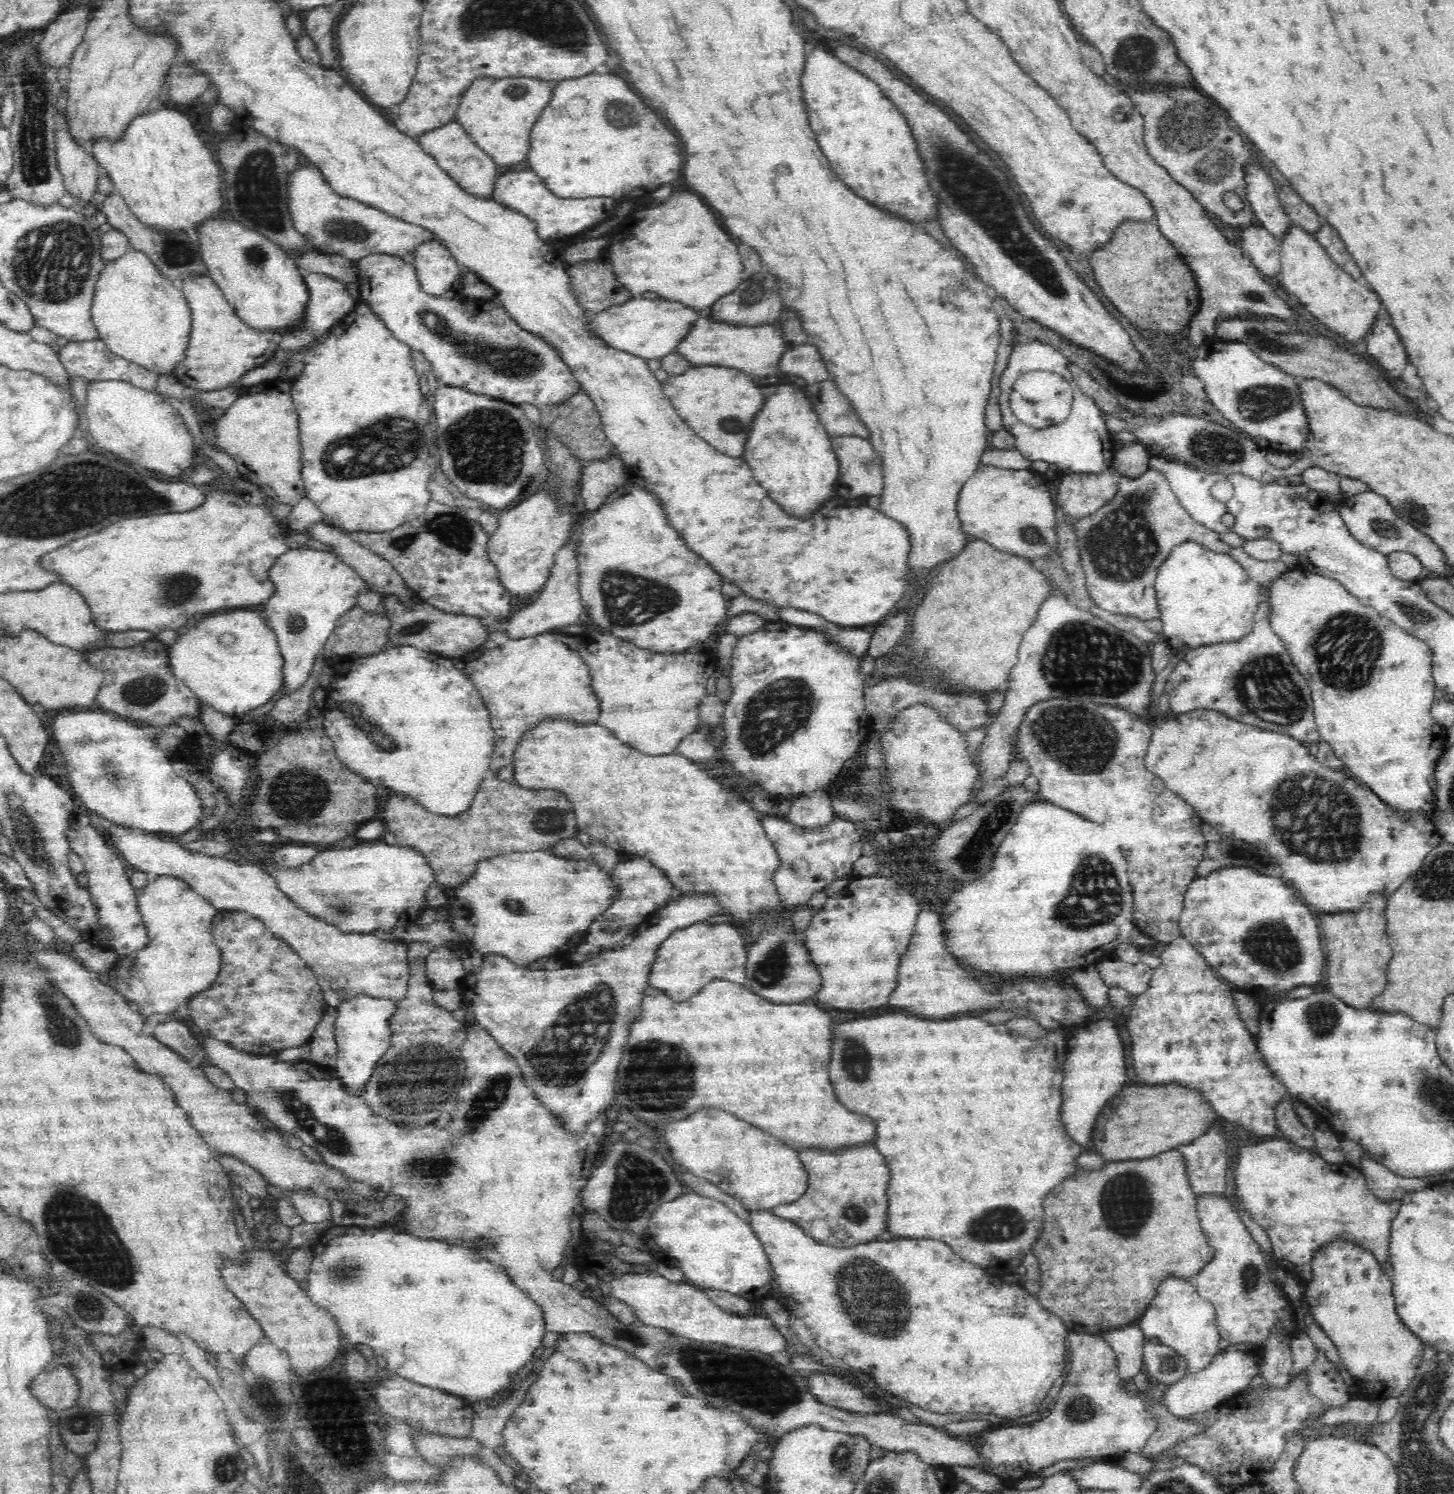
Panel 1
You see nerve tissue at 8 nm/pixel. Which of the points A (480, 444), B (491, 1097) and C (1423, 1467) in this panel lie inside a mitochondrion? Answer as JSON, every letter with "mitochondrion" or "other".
{"A":"mitochondrion","B":"mitochondrion","C":"mitochondrion"}

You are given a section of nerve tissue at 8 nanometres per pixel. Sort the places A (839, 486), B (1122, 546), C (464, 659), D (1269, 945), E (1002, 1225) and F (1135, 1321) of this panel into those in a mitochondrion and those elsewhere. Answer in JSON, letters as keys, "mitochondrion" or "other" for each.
{"A":"other","B":"mitochondrion","C":"other","D":"mitochondrion","E":"mitochondrion","F":"other"}

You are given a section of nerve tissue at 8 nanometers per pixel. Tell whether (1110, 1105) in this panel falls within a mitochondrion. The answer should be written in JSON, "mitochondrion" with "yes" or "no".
{"mitochondrion":"no"}

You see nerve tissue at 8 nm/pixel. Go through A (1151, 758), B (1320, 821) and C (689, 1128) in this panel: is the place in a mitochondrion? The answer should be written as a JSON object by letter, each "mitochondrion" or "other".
{"A":"other","B":"mitochondrion","C":"other"}

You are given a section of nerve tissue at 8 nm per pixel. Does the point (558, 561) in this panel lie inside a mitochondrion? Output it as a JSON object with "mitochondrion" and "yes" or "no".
{"mitochondrion":"no"}

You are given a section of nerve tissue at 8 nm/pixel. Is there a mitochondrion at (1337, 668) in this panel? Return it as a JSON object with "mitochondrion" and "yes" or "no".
{"mitochondrion":"yes"}

